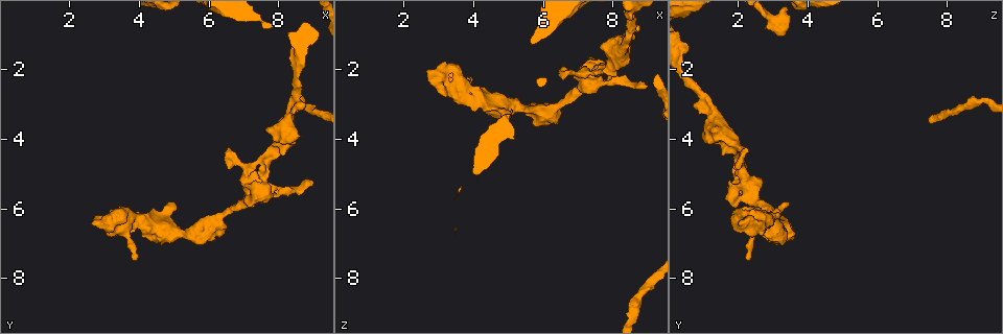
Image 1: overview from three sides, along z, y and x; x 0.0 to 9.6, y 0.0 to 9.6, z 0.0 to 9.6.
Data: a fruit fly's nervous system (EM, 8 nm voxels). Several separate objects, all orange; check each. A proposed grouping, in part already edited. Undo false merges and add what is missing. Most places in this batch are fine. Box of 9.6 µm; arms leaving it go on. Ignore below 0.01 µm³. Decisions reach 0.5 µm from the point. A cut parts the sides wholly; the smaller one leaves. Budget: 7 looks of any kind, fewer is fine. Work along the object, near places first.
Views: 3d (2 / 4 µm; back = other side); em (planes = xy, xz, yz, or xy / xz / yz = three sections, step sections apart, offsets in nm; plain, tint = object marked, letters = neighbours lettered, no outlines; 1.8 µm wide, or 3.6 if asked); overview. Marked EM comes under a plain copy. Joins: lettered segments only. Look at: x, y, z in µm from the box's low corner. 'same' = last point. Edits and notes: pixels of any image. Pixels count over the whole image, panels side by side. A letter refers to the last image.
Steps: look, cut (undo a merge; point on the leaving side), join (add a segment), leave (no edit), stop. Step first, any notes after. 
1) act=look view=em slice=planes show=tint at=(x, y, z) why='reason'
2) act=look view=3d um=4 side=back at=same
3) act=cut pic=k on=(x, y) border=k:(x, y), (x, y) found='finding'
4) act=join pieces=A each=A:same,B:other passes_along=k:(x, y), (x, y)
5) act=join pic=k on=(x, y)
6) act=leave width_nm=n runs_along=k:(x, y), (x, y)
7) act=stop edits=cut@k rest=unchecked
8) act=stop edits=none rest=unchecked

act=look view=em um=3.6 slice=planes show=letters at=(3.95, 6.30, 2.75)

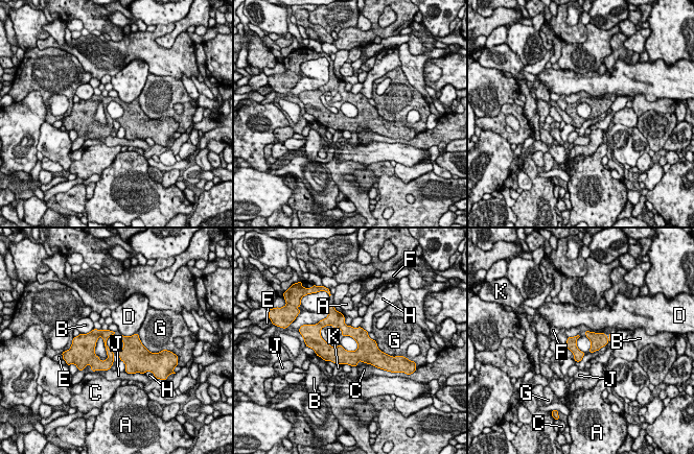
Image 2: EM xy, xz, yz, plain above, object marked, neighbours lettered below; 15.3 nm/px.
act=leave width_nm=130 each=A:other,B:other,C:other,D:other,E:other,F:other,G:other,H:other,J:other,K:other border=2:(137, 332), (131, 335), (121, 335) found='continuous, no second neuron'

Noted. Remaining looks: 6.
act=look view=em slice=planes show=letters at=(6.40, 6.45, 3.15) why='abrupt turn'

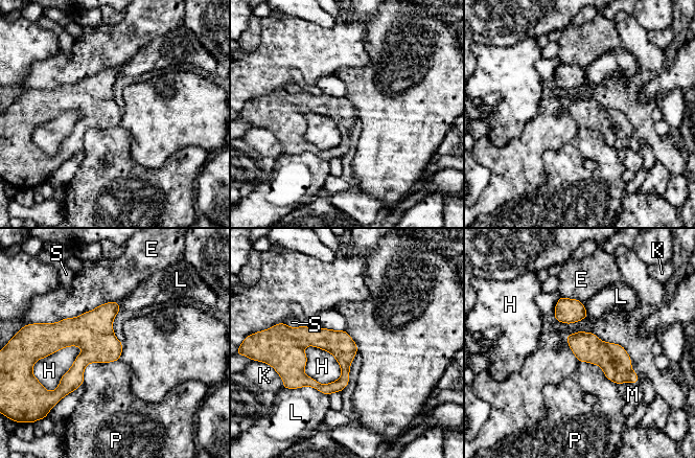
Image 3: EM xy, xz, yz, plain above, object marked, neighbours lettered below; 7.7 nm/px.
act=leave width_nm=200 each=E:other,H:other,K:other,L:other,M:other,P:other,S:other border=3:(304, 346), (327, 350), (340, 378) found='one neuron here'

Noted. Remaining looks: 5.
act=look view=em slice=planes show=letters at=(8.90, 5.35, 2.45) why='an open end'

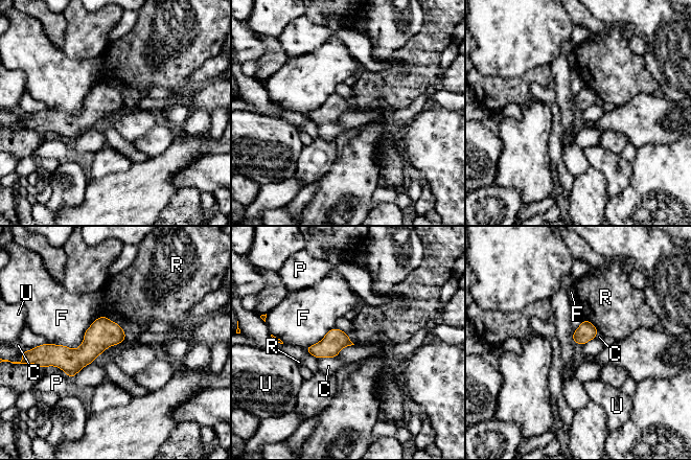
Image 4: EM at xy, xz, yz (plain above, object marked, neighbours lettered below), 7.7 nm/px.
act=leave each=C:other,F:other,P:other,R:other,U:other border=4:(335, 357), (322, 357), (319, 359) found='none of them fits'

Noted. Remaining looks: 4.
act=stop edits=none rest=unchecked

